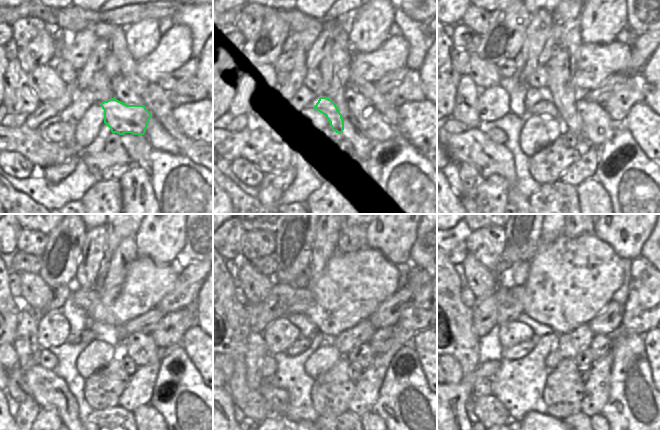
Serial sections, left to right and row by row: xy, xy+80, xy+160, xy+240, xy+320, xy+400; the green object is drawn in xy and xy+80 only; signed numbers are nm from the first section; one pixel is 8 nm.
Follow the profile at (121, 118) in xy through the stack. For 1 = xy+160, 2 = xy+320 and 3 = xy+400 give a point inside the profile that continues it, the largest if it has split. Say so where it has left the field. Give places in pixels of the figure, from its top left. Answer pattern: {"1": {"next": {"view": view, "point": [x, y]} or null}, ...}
{"1": {"next": {"view": "xy+160", "point": [545, 107]}}, "2": {"next": {"view": "xy+320", "point": [299, 346]}}, "3": {"next": {"view": "xy+400", "point": [519, 351]}}}

